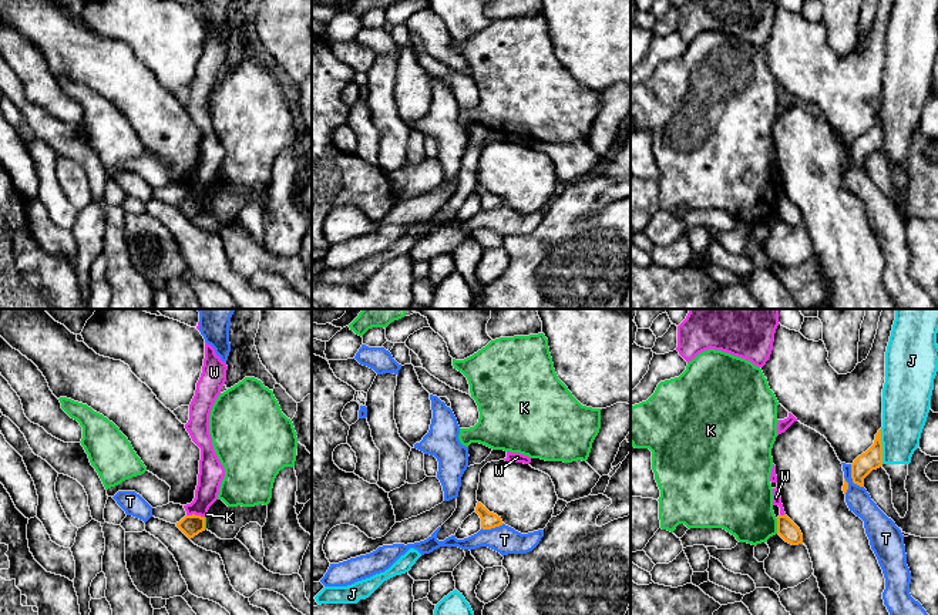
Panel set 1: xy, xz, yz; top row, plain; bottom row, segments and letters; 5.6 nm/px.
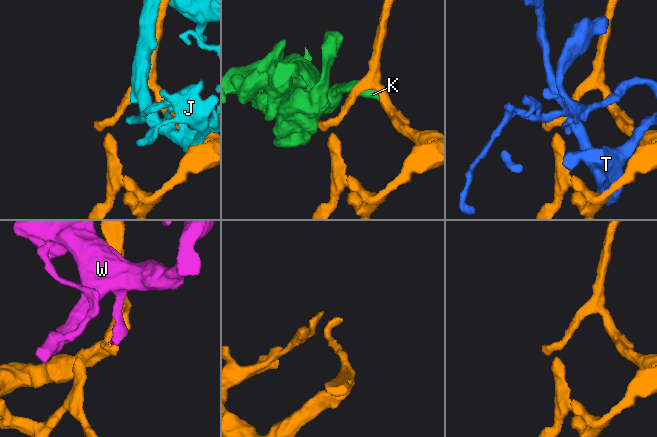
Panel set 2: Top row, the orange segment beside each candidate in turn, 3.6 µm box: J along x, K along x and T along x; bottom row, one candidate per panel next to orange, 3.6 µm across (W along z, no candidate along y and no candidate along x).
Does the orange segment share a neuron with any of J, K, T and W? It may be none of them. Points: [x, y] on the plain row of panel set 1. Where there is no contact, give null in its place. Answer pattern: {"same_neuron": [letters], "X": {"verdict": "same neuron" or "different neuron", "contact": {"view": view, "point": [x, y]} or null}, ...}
{"same_neuron": [], "J": {"verdict": "different neuron", "contact": {"view": "yz", "point": [881, 127]}}, "K": {"verdict": "different neuron", "contact": {"view": "yz", "point": [777, 207]}}, "T": {"verdict": "different neuron", "contact": {"view": "yz", "point": [851, 158]}}, "W": {"verdict": "different neuron", "contact": {"view": "xy", "point": [194, 195]}}}

